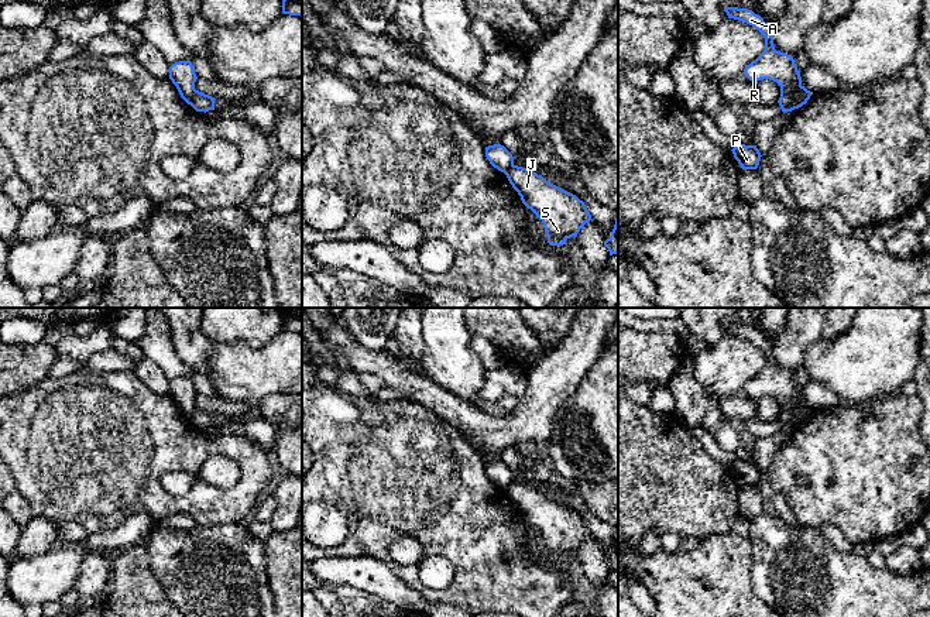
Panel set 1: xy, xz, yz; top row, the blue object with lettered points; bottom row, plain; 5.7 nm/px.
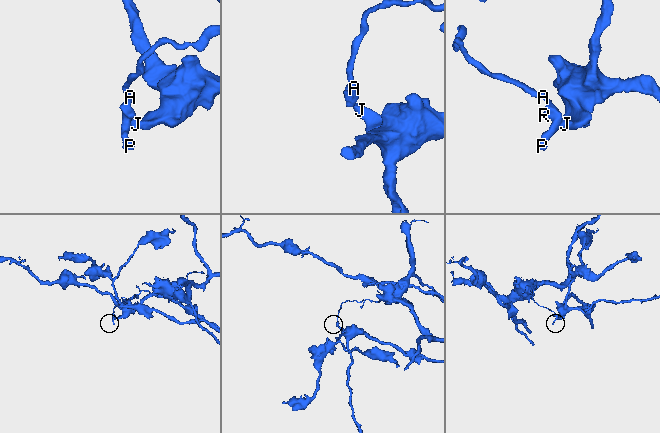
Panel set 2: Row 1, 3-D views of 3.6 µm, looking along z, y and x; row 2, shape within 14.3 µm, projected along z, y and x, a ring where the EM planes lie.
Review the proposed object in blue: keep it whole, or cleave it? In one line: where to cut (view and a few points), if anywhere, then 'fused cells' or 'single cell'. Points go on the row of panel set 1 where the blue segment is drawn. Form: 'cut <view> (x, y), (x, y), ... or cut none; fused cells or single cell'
cut yz (802, 86), (795, 98), (793, 108); fused cells

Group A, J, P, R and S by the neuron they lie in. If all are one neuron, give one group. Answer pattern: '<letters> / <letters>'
A P R / J S

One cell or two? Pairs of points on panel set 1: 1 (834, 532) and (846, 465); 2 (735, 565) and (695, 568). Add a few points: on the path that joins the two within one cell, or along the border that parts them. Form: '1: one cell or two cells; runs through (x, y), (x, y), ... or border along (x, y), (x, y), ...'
1: two cells; border along (819, 527), (833, 524), (853, 544)
2: one cell; runs through (726, 565), (704, 568)

